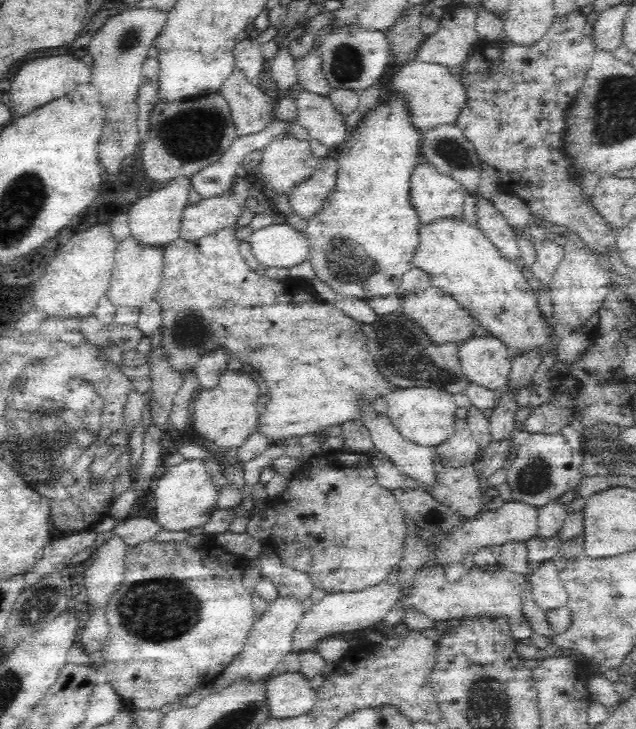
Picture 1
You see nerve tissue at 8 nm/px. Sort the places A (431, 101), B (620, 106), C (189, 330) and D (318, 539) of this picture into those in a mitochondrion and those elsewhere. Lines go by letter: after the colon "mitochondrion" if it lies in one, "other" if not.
A: other
B: mitochondrion
C: mitochondrion
D: other

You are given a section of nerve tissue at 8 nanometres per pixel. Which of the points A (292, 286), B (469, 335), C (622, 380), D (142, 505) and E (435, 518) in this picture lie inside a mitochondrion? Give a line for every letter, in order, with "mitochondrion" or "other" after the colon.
A: other
B: other
C: other
D: other
E: mitochondrion

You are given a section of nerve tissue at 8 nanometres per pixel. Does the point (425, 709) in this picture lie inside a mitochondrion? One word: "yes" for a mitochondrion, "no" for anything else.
no

